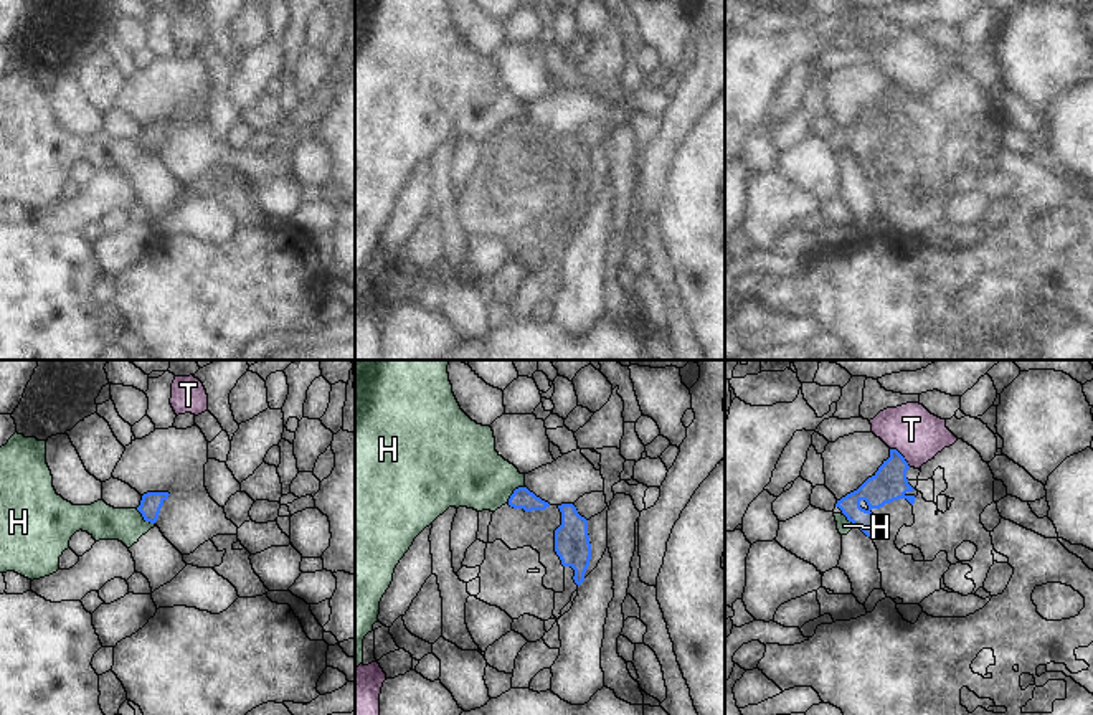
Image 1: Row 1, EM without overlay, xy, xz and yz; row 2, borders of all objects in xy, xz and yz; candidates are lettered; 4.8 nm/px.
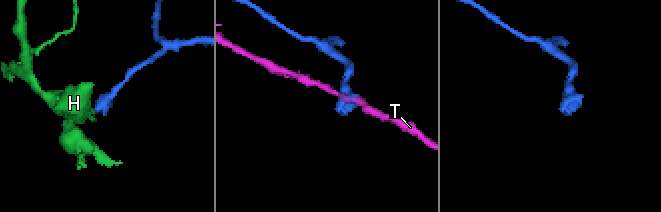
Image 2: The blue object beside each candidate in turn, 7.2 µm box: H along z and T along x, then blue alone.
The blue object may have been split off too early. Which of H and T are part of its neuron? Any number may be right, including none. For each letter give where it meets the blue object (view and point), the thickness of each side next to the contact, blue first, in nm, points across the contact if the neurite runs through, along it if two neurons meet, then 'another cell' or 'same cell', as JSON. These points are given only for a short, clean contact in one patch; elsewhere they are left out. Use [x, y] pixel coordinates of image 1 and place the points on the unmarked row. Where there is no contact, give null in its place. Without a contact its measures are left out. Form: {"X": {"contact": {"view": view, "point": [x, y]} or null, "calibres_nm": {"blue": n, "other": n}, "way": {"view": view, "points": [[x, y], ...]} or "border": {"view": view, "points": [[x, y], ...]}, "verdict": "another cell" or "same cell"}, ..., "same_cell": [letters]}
{"H": {"contact": {"view": "xz", "point": [514, 123]}, "calibres_nm": {"blue": 100, "other": 340}, "border": {"view": "xz", "points": [[524, 116], [519, 116], [507, 132]]}, "verdict": "another cell"}, "T": {"contact": {"view": "yz", "point": [902, 86]}, "calibres_nm": {"blue": 170, "other": 240}, "border": {"view": "yz", "points": [[890, 78], [910, 96]]}, "verdict": "another cell"}, "same_cell": []}

